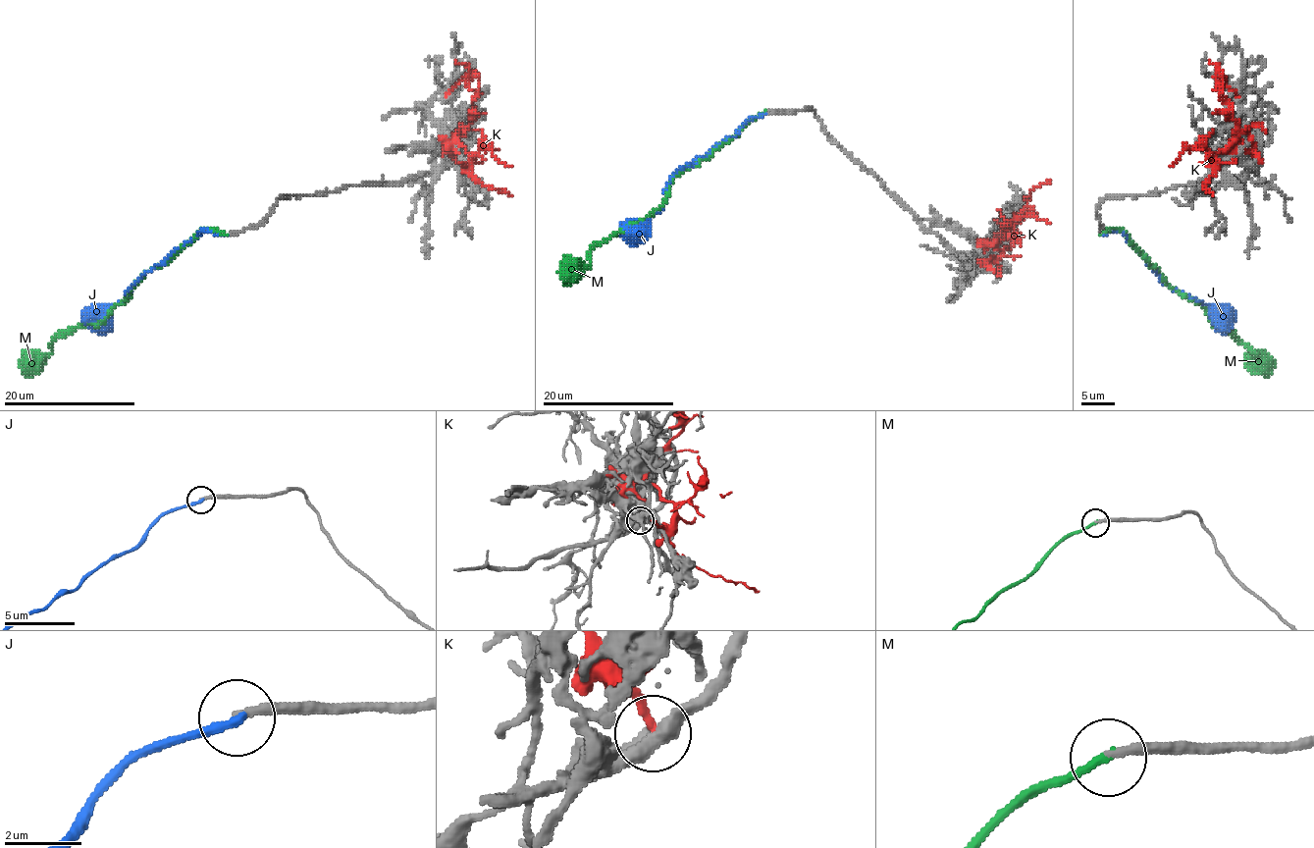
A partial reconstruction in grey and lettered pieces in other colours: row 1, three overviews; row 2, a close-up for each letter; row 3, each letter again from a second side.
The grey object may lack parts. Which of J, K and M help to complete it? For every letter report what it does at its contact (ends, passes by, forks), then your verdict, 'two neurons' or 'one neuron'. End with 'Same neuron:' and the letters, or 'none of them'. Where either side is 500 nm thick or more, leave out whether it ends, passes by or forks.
J: it ends | two neurons
K: it ends | two neurons
M: it ends | one neuron
Same neuron: M

